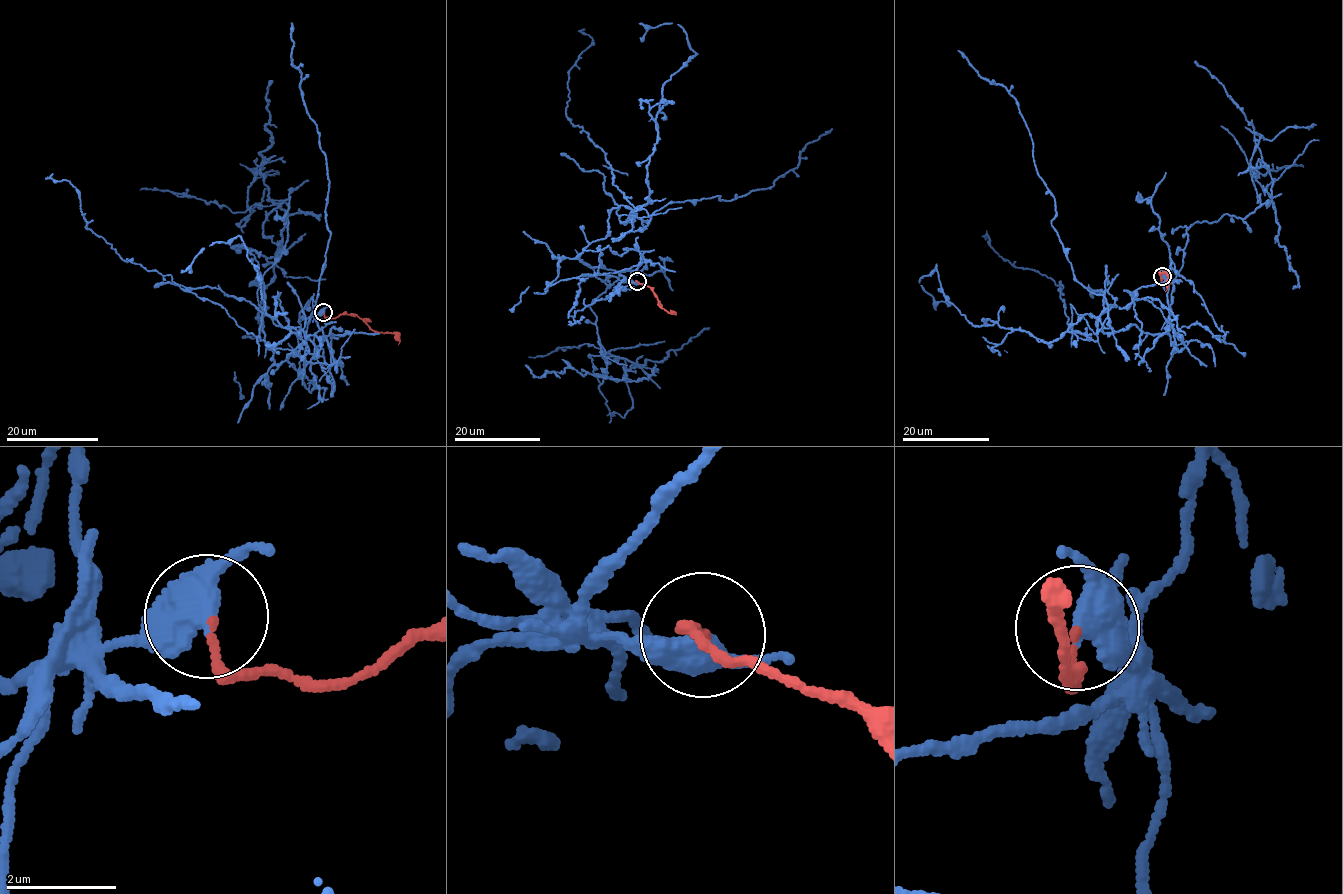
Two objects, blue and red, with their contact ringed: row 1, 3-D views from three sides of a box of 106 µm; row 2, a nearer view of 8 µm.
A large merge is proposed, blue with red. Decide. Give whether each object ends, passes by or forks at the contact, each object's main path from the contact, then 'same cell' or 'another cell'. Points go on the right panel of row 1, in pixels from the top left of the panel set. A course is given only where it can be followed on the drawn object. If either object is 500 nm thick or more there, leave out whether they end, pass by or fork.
blue passes by; red ends; course blue (1161, 276), (1136, 357), (1095, 342), (1166, 332), (1186, 231), (1252, 213), (1250, 165), (1303, 167); course red (1161, 276), (1162, 280), (1160, 275), (1165, 272), (1170, 281), (1165, 291); another cell

